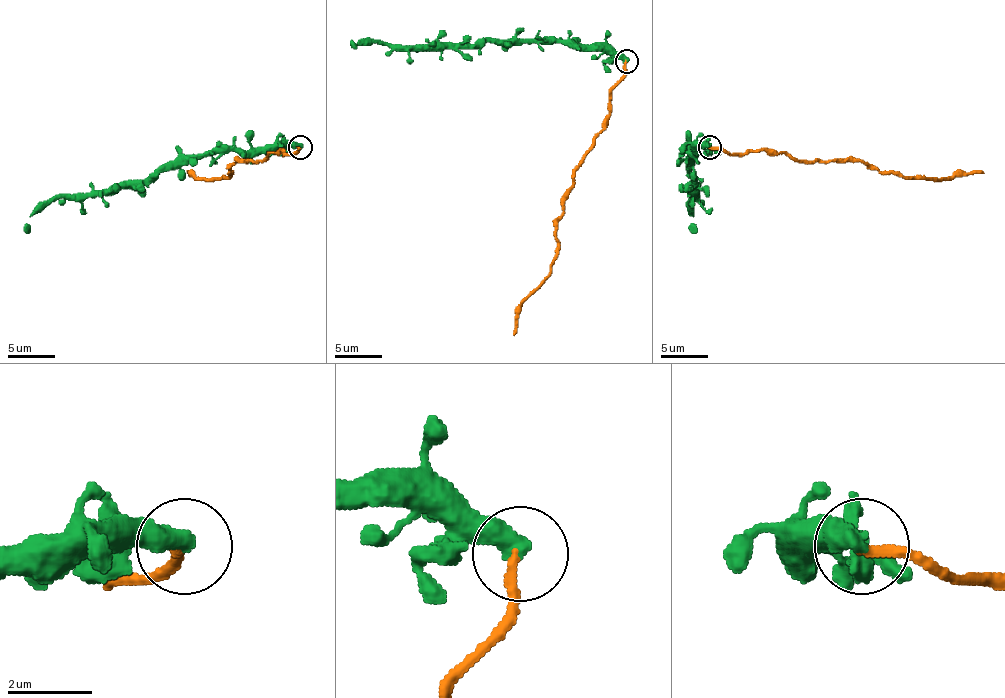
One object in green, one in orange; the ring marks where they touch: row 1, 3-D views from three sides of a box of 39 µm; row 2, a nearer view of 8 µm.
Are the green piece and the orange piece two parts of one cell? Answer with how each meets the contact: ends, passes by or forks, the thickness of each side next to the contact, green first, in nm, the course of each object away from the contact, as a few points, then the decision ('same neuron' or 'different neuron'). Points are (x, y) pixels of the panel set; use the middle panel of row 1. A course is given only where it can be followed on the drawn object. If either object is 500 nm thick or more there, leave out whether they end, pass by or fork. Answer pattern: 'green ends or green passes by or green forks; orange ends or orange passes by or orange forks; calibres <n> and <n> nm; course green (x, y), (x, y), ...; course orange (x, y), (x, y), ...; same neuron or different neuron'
green ends; orange ends; calibres 460 and 220 nm; course green (626, 60), (602, 53), (598, 49), (574, 49), (560, 42), (388, 46), (374, 42), (353, 46); course orange (626, 60), (626, 75), (612, 91), (607, 126), (586, 154), (565, 201), (551, 274), (525, 300), (513, 335); different neuron

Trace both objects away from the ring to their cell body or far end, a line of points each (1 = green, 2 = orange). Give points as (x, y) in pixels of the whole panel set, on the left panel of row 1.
1: (299, 146), (276, 146), (271, 151), (177, 156), (144, 179), (48, 200), (29, 217), (27, 233)
2: (299, 149), (285, 153), (281, 151), (259, 160), (238, 160), (229, 177), (198, 179), (187, 172)

